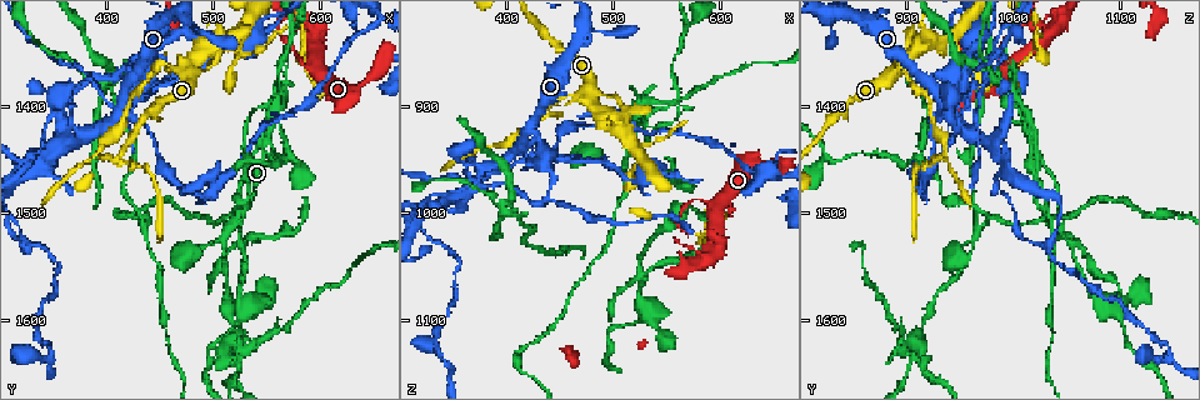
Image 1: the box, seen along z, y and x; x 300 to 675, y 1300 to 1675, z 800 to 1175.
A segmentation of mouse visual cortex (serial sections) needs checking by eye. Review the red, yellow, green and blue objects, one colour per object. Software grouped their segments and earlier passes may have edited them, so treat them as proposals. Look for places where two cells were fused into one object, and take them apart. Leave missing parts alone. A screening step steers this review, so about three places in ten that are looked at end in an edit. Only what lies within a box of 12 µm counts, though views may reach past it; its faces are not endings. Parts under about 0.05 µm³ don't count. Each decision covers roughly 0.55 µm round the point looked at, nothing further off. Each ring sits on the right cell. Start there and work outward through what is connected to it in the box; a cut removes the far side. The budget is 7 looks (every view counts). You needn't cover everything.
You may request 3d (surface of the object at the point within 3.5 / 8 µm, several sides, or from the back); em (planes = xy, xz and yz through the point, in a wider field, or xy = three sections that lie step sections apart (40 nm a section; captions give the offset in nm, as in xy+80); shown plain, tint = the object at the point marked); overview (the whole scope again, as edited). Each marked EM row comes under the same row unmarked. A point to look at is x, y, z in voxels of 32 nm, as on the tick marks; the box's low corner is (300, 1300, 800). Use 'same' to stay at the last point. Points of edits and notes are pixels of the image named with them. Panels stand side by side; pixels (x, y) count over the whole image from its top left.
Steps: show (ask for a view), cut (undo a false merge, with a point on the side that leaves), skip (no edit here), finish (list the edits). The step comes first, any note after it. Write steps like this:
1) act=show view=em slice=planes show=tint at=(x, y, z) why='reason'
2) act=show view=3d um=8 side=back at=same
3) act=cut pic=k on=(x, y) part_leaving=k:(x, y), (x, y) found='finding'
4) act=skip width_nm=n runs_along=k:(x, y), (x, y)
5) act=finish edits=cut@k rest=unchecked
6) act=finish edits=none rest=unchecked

act=show view=3d um=8 at=(472, 1370, 890)

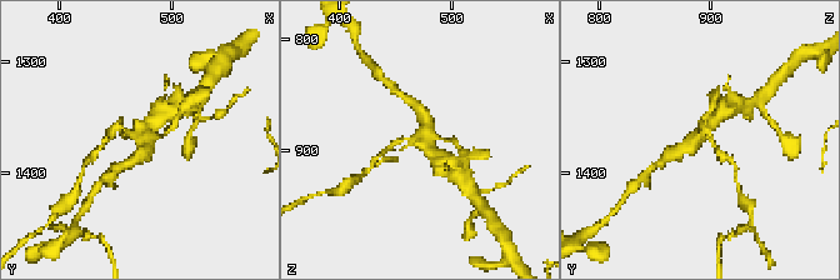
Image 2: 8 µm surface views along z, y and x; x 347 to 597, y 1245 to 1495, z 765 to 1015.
act=show view=3d um=3.5 at=(472, 1366, 888)

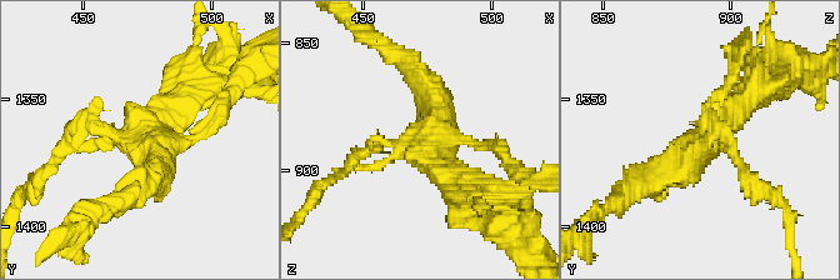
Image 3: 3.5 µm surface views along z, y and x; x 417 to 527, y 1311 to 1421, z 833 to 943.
act=cut pic=3 on=(363, 153) part_leaving=3:(400, 149), (373, 143), (323, 185) found='two cells meet here'

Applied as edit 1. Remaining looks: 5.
act=show view=3d um=3.5 side=back at=(596, 1364, 996) why='arms part here'

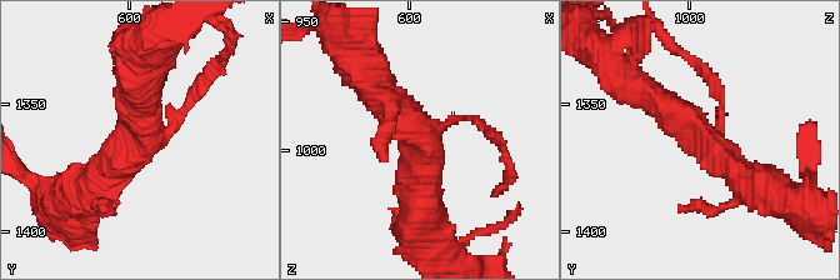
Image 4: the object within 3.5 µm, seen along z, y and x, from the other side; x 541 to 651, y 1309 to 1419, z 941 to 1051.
act=show view=em slice=planes show=tint at=(594, 1366, 994) arms=3 arm_widths_nm=100,450,450 why='now the EM'

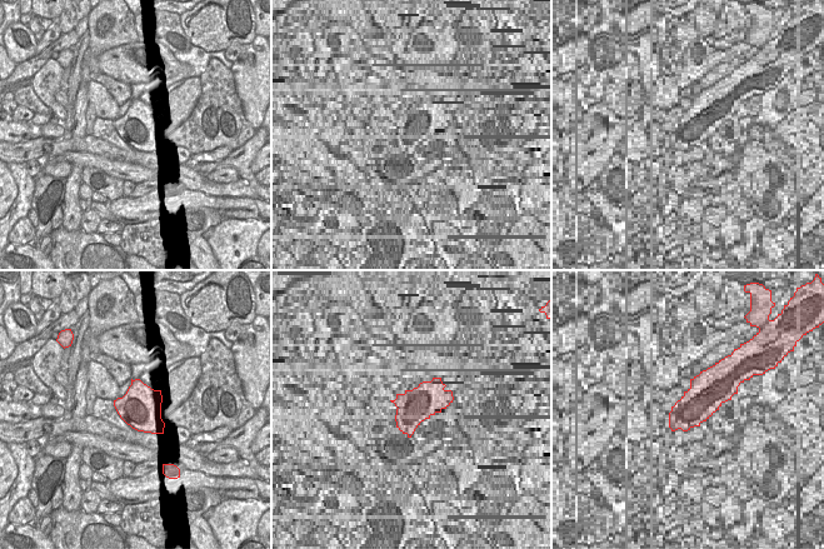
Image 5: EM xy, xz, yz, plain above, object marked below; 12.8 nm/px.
act=show view=em slice=xy step=5 show=tint at=same why='another direction'

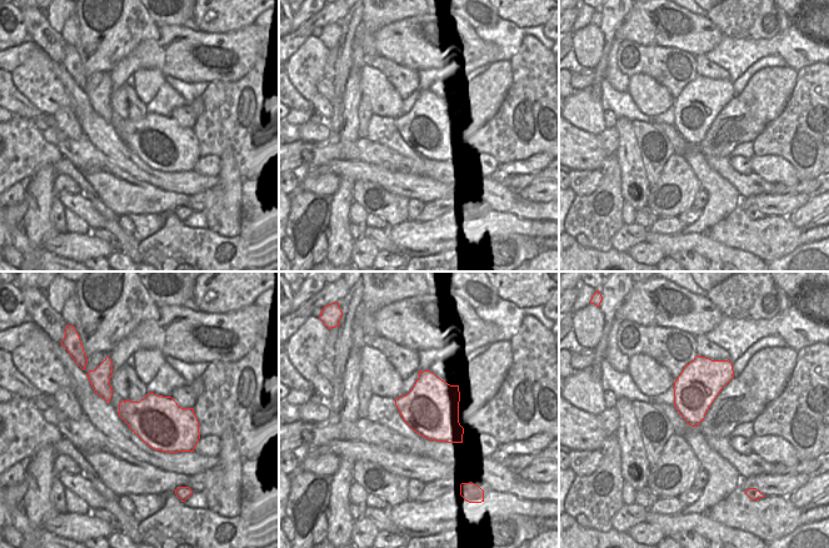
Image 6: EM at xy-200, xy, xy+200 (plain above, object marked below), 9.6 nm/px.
act=cut pic=4 on=(191, 100) part_leaving=4:(165, 135), (228, 50) found='two cells meet here'

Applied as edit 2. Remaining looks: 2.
act=finish edits=cut@3,cut@4 rest=unchecked

